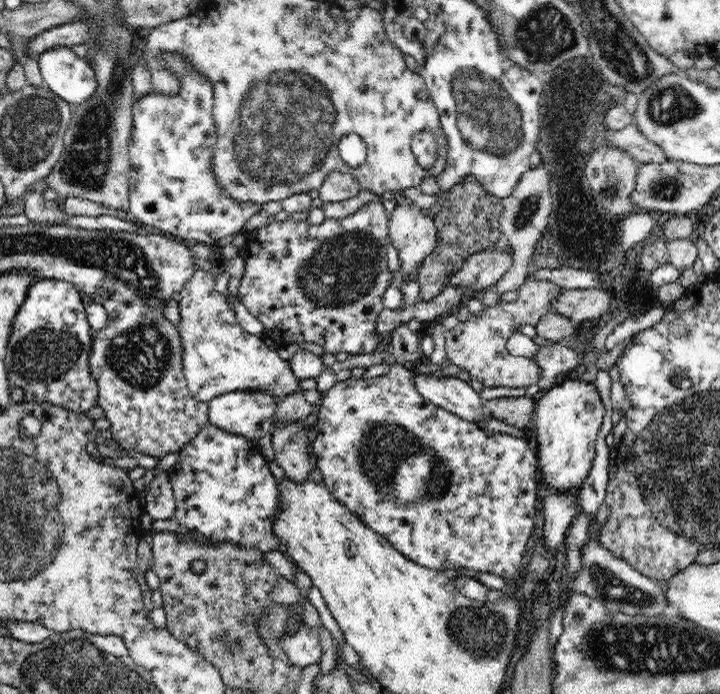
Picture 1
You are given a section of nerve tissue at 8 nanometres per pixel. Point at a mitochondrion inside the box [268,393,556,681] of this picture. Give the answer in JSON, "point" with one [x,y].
{"point":[482,632]}

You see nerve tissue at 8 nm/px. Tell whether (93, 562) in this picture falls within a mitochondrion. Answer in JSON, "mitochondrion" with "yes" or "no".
{"mitochondrion":"no"}

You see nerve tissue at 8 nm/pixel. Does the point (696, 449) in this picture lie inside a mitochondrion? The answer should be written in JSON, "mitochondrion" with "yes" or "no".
{"mitochondrion":"yes"}

